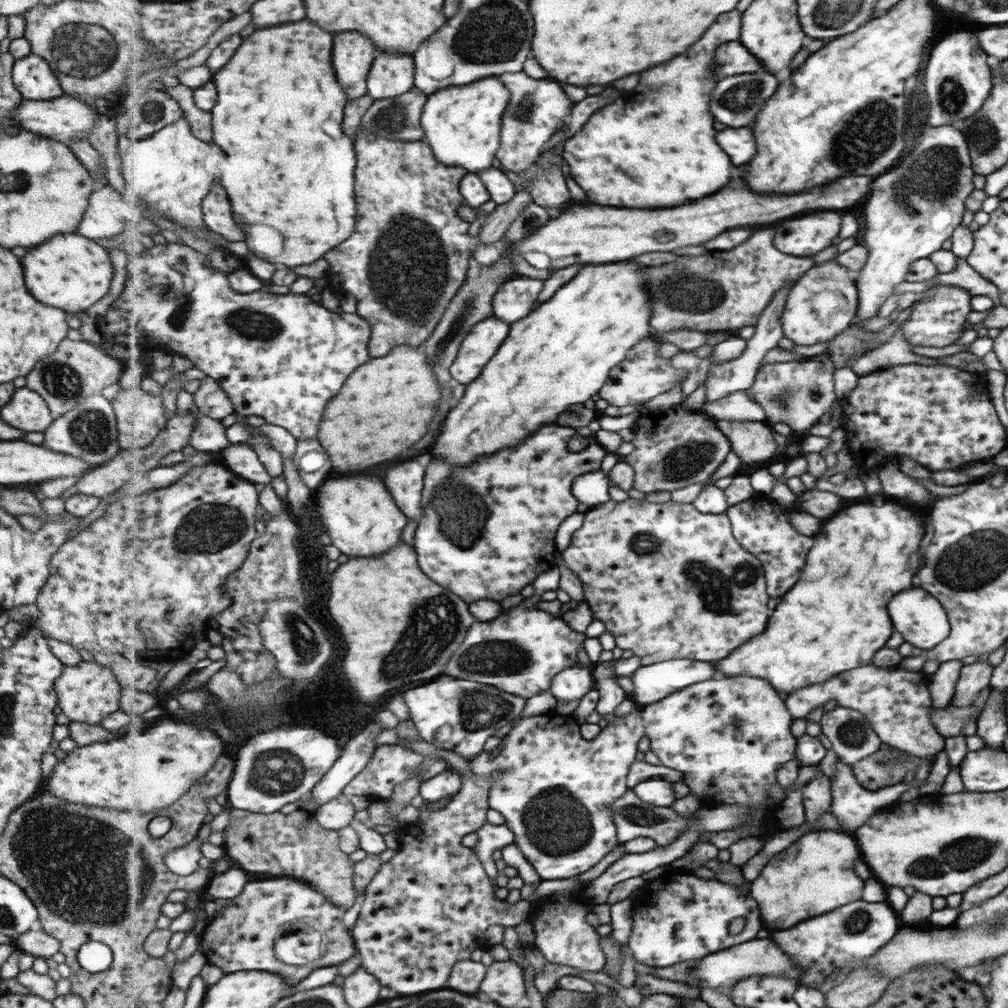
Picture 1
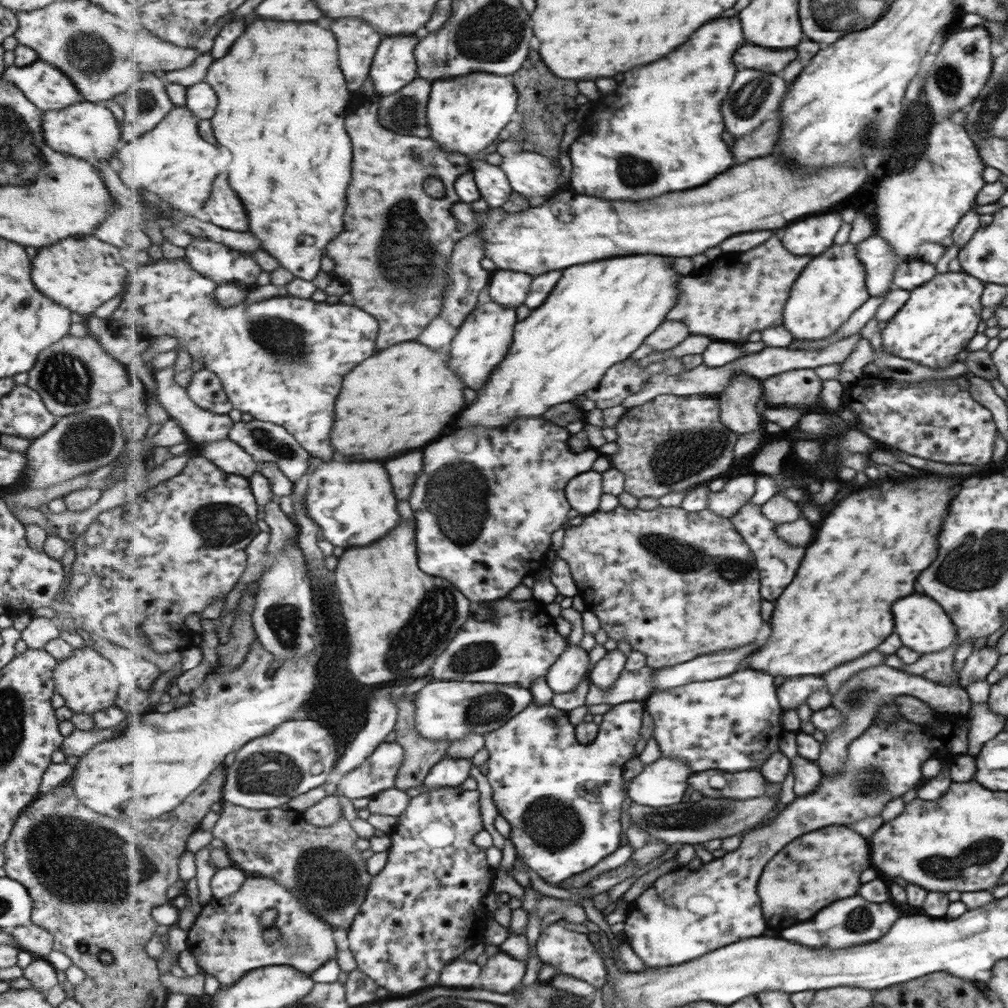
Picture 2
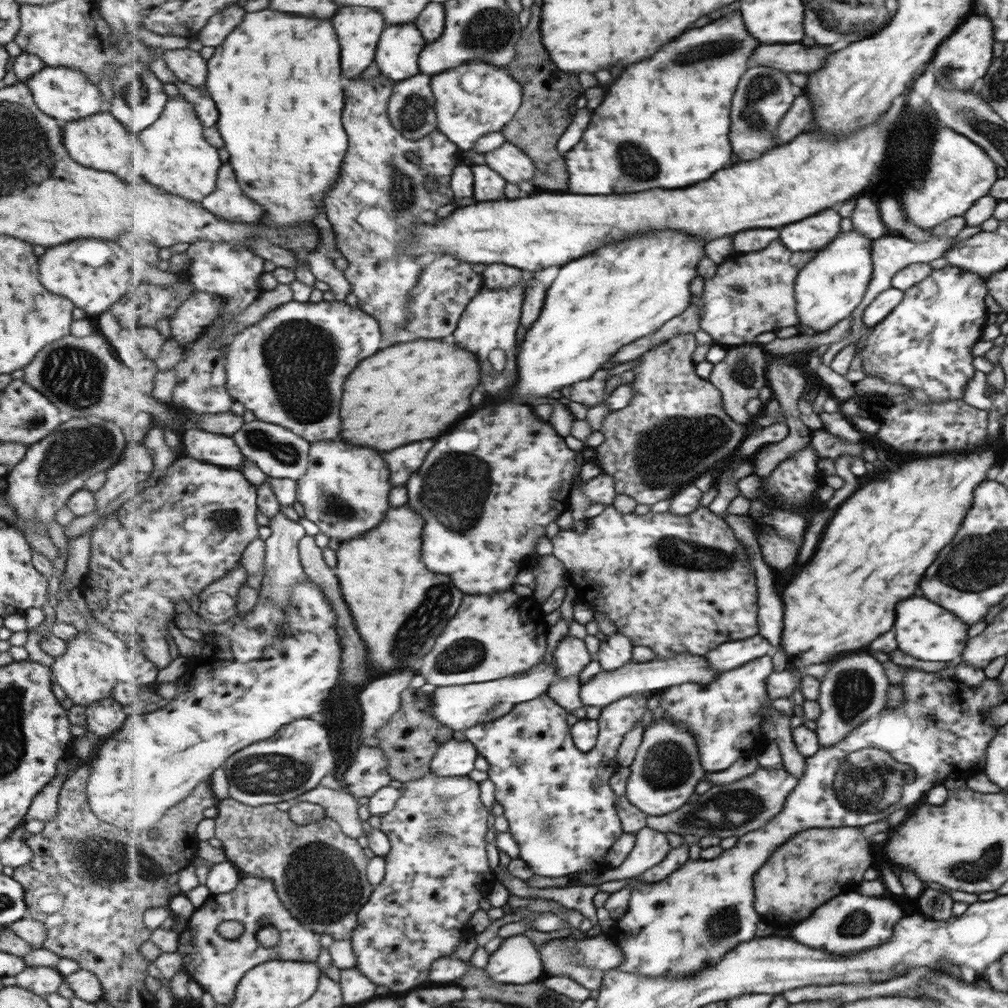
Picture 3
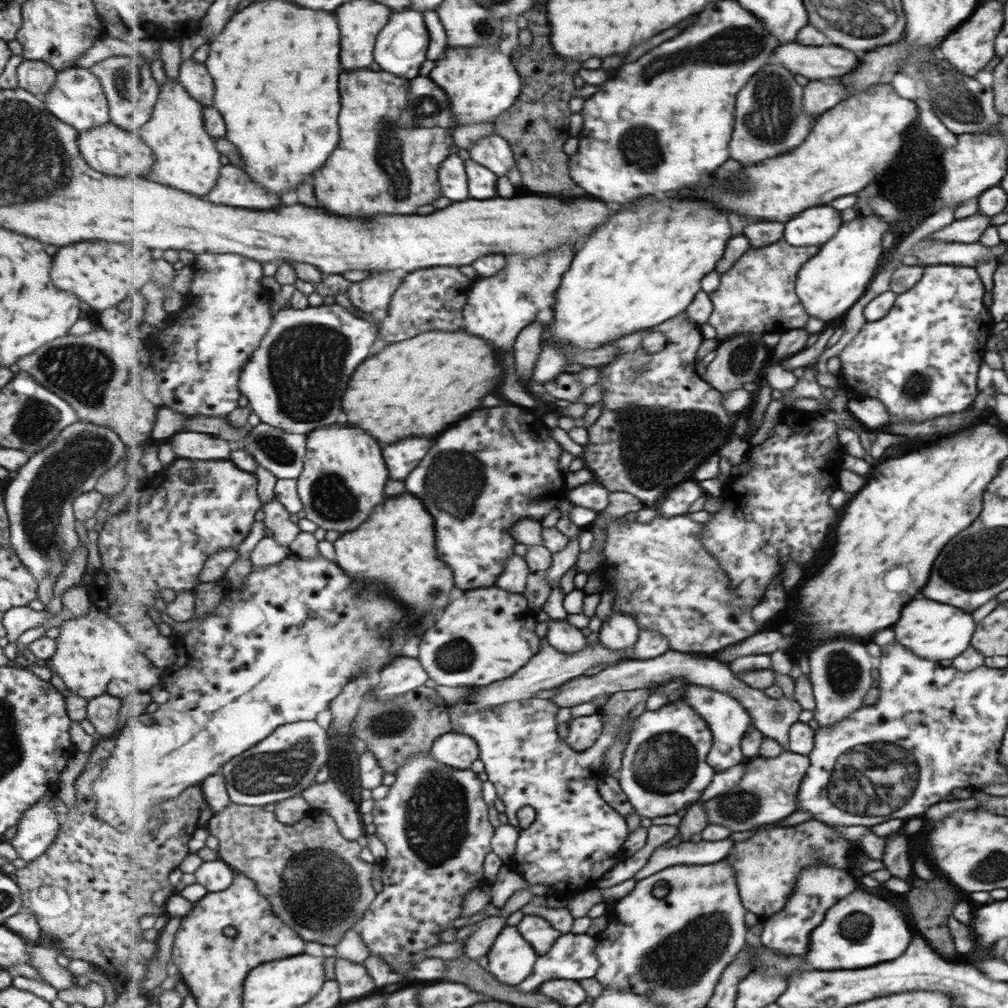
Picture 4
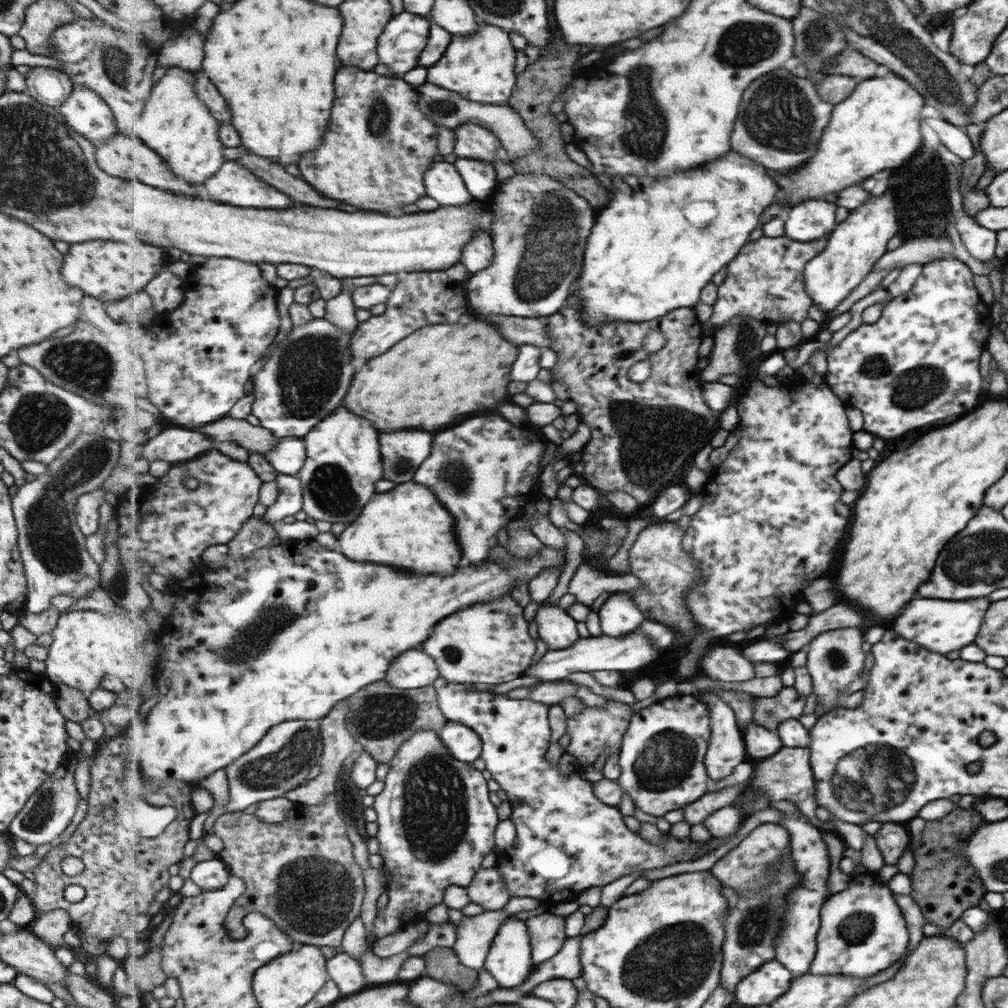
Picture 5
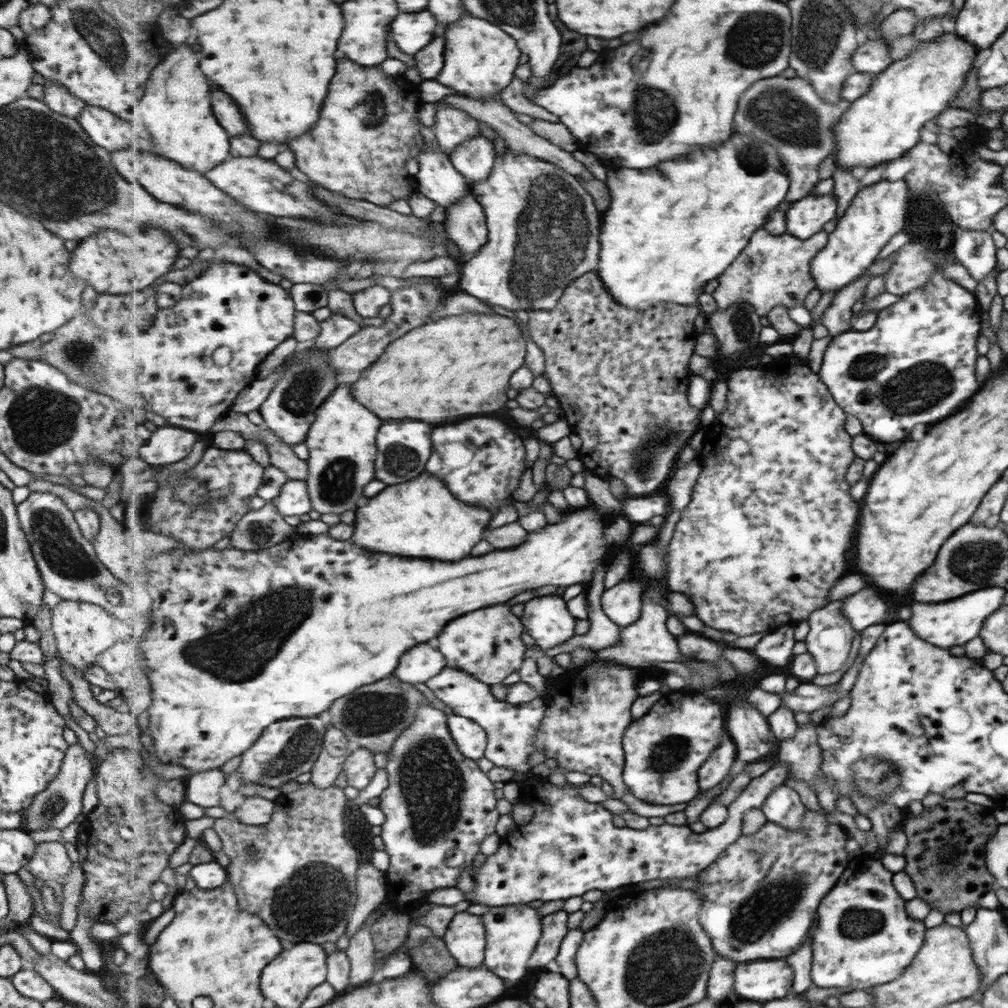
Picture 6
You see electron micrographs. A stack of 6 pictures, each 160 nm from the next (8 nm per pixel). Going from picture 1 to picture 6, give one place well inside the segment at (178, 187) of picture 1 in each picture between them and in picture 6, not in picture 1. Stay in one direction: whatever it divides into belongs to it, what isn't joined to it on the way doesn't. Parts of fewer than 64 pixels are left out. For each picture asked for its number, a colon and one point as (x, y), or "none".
2: (173, 163)
3: (177, 158)
4: (187, 158)
5: (176, 123)
6: (177, 112)

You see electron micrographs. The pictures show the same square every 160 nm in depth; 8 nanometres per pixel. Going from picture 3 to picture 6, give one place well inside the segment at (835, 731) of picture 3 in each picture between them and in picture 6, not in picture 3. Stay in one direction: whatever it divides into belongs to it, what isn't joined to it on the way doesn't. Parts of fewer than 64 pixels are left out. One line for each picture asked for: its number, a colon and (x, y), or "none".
4: (839, 670)
5: (834, 659)
6: (828, 641)

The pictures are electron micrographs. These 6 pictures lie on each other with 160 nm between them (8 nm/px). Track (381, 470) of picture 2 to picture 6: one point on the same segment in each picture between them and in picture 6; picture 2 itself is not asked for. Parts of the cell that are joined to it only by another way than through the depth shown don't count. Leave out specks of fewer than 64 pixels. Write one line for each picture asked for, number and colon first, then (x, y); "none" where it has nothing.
3: (346, 490)
4: (344, 477)
5: (339, 477)
6: (343, 446)

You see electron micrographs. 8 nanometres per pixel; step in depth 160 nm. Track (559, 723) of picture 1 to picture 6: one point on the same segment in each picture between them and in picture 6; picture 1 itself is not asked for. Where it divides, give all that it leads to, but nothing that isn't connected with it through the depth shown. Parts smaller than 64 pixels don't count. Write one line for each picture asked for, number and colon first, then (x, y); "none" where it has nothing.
2: (563, 799)
3: (562, 811)
4: (576, 833)
5: (566, 836)
6: (571, 846)

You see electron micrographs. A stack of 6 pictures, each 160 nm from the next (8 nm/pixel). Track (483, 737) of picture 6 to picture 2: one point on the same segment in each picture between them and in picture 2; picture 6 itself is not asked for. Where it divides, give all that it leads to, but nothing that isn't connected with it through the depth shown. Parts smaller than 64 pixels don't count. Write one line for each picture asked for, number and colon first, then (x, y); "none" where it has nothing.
2: (449, 772)
3: (455, 758)
4: (456, 749)
5: (465, 744)

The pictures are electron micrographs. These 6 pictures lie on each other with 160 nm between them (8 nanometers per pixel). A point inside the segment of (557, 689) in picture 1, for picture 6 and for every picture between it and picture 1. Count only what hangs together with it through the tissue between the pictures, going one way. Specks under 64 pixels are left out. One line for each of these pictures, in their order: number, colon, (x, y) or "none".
2: (569, 671)
3: (571, 654)
4: (562, 636)
5: (557, 629)
6: (547, 619)

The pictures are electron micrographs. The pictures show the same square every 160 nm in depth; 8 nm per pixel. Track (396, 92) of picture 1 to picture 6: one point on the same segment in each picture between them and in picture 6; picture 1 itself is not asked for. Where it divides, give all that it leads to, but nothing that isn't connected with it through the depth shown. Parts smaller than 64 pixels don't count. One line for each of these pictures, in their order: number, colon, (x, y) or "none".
2: (396, 66)
3: (398, 55)
4: (402, 49)
5: (407, 35)
6: (412, 32)

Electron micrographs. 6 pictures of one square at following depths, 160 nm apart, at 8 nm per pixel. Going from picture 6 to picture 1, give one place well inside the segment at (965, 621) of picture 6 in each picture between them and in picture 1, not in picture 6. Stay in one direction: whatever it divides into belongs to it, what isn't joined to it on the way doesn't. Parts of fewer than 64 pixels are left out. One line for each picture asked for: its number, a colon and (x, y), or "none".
1: (920, 620)
2: (922, 626)
3: (925, 631)
4: (934, 631)
5: (941, 626)

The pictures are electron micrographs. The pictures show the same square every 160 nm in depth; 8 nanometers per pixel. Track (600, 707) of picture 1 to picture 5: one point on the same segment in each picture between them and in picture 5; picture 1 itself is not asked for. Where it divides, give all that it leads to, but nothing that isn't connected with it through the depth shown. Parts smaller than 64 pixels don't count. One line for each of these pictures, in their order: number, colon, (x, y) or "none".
2: (606, 672)
3: (616, 651)
4: (620, 631)
5: (619, 615)

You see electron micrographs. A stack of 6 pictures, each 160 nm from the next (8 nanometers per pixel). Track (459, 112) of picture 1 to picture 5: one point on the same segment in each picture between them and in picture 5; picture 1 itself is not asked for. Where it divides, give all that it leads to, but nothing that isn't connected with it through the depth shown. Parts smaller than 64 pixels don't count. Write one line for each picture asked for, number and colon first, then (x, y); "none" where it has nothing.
2: (466, 114)
3: (477, 98)
4: (482, 83)
5: (481, 68)

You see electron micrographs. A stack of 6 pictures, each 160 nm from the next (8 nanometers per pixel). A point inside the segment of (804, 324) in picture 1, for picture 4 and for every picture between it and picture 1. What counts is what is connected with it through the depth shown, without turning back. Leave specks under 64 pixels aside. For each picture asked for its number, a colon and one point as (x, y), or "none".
2: (832, 287)
3: (832, 285)
4: (830, 284)

